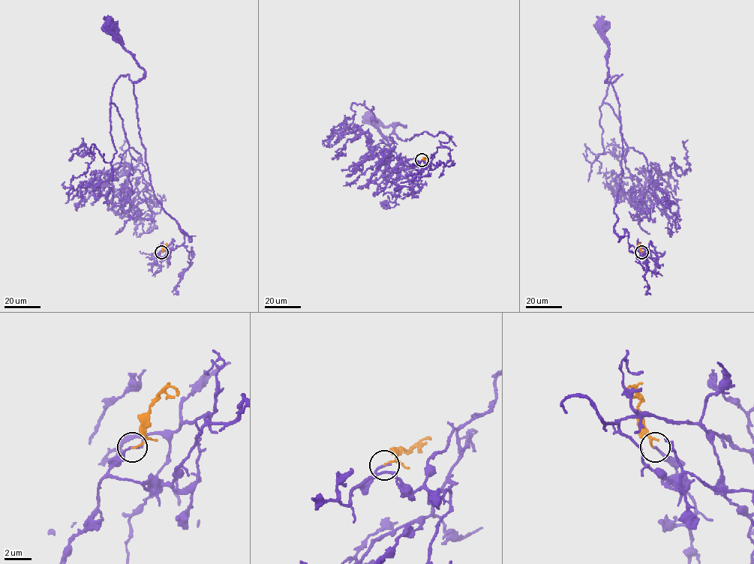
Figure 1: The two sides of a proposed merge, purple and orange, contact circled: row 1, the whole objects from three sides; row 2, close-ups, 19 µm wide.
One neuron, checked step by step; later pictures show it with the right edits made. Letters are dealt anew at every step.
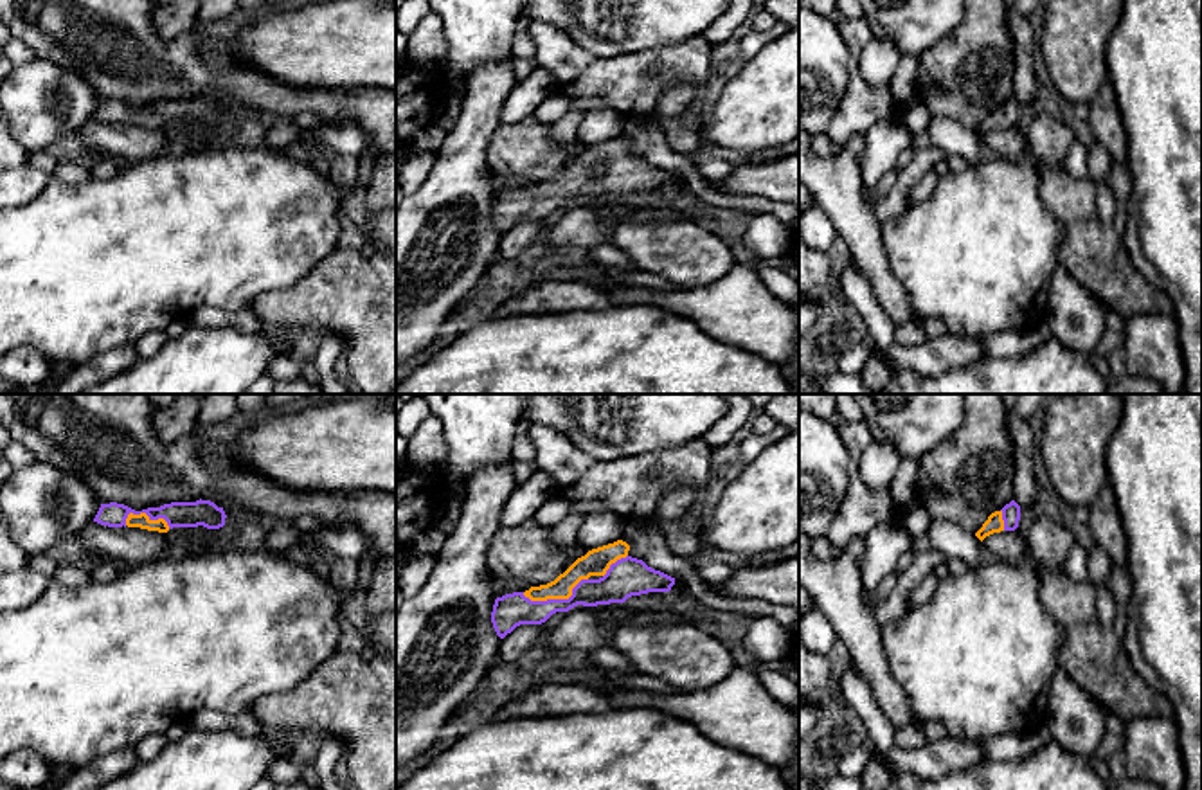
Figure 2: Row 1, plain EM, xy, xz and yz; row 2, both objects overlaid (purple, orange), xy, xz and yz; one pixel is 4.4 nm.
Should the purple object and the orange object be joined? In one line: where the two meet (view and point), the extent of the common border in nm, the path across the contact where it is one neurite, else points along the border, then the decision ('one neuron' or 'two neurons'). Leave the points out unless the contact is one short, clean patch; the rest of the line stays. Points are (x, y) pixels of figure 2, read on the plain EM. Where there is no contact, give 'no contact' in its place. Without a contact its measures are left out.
meets purple in xz at (556, 197); contact 300 nm long; one neuron

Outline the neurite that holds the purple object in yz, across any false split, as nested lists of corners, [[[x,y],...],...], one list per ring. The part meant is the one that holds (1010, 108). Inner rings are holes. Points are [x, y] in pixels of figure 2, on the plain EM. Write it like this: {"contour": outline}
{"contour": [[[1011,97],[1000,108],[995,108],[988,113],[982,124],[975,130],[975,133],[982,139],[986,133],[1000,128],[1015,128],[1020,117],[1020,103]]]}

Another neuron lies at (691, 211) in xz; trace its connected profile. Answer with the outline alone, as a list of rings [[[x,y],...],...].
[[[682,202],[675,207],[632,207],[626,212],[628,220],[691,220],[711,218],[725,225],[741,223],[752,220],[758,212],[747,212],[740,209],[723,209],[714,205],[702,205],[696,202]]]

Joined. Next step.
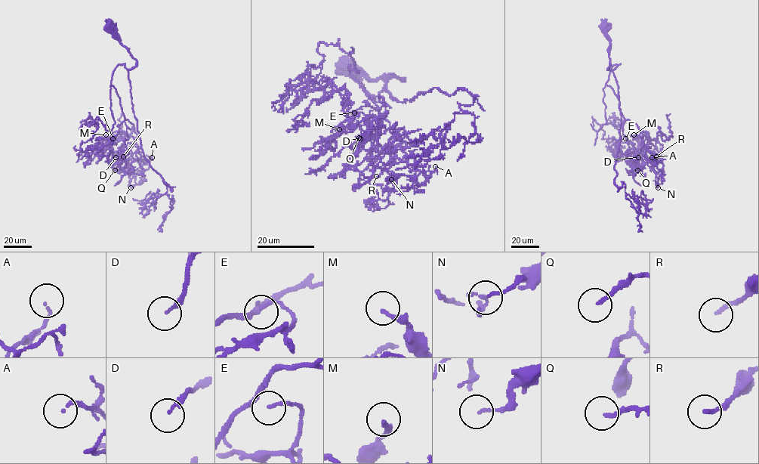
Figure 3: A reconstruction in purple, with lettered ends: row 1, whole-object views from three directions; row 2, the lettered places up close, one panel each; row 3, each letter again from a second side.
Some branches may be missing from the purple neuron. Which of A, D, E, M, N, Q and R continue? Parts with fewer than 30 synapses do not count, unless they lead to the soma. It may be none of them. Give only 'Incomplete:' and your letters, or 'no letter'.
Incomplete: D, Q, R

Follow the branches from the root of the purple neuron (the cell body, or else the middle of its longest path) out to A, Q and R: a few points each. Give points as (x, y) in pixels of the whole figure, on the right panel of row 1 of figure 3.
A: (604, 28), (609, 43), (607, 69), (621, 63), (612, 66), (606, 85), (652, 157)
Q: (604, 28), (609, 43), (607, 69), (621, 63), (612, 66), (606, 83), (624, 119), (618, 146), (637, 170)
R: (604, 28), (607, 69), (621, 63), (612, 66), (606, 85), (656, 156)

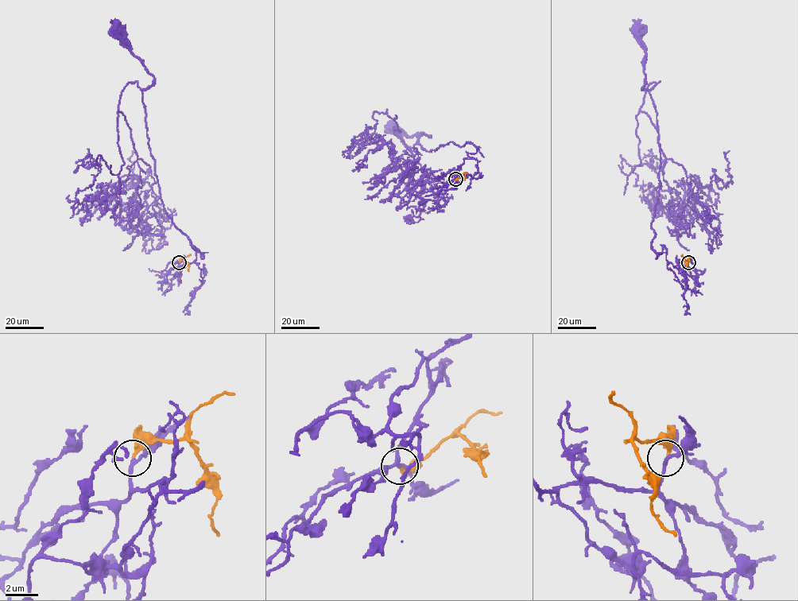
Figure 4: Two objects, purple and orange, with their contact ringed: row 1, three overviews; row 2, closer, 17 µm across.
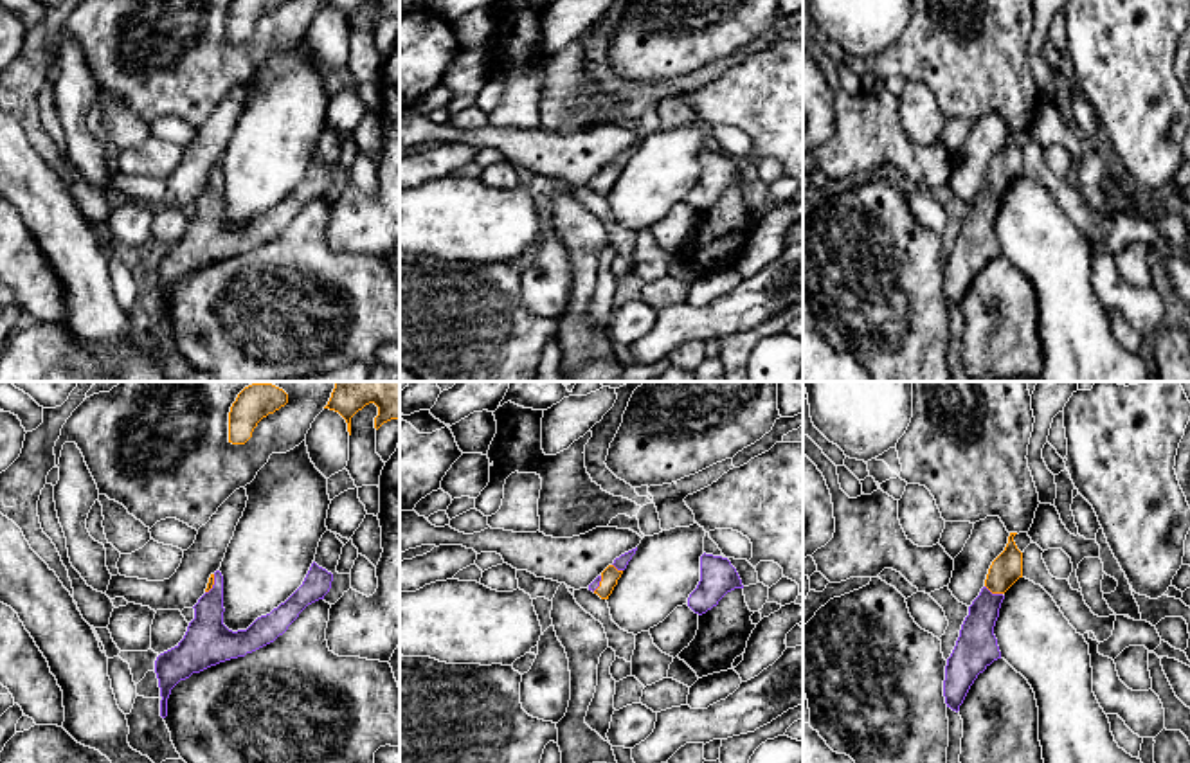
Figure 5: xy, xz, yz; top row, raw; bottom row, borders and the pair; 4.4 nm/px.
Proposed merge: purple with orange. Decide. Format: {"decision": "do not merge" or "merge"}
{"decision": "merge"}

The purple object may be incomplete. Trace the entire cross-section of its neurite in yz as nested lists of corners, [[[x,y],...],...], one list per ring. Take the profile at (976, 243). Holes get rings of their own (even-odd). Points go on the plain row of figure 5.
[[[1010,130],[1005,148],[992,158],[985,184],[969,203],[956,243],[947,256],[943,293],[947,304],[960,308],[970,283],[994,257],[1001,256],[994,223],[1005,189],[1023,175],[1023,149]]]

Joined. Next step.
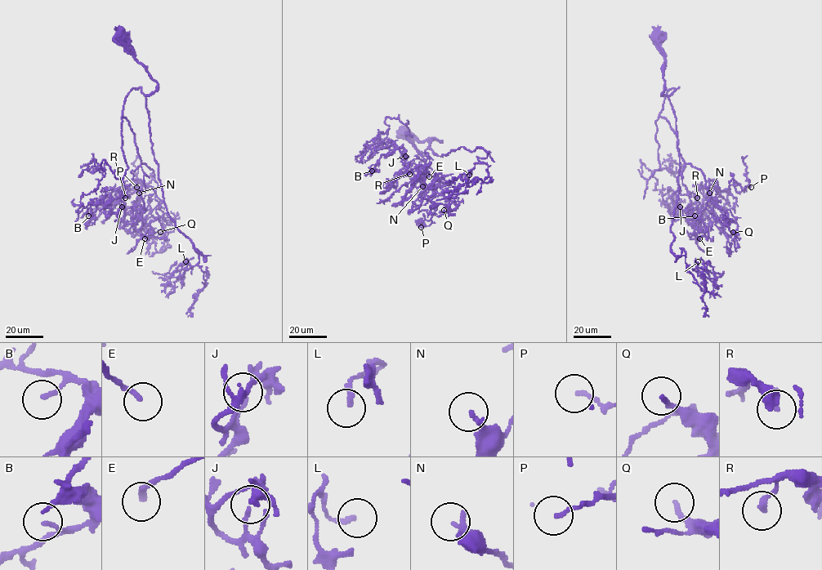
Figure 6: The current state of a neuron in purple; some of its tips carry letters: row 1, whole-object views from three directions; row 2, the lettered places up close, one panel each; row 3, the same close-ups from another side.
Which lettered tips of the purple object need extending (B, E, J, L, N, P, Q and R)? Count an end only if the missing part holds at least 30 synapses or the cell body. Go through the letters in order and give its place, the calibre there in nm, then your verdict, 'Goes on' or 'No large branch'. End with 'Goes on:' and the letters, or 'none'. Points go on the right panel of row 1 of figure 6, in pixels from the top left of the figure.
B: Place: (694, 215). Thickness 140 nm. No large branch
E: Place: (699, 238). Thickness 200 nm. No large branch
J: Place: (680, 207). Thickness 140 nm. No large branch
L: Place: (698, 261). Thickness 180 nm. No large branch
N: Place: (709, 193). Thickness 240 nm. No large branch
P: Place: (751, 187). Thickness 150 nm. No large branch
Q: Place: (733, 232). Thickness 160 nm. No large branch
R: Place: (697, 198). Thickness 170 nm. No large branch
Goes on: none

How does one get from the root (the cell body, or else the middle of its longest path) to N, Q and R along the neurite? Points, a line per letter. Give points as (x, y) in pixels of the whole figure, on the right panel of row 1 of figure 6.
N: (657, 38), (664, 60), (661, 95), (679, 87), (667, 91), (659, 116), (717, 202), (709, 193)
Q: (657, 38), (661, 95), (679, 87), (659, 116), (733, 232)
R: (657, 38), (664, 60), (661, 95), (679, 87), (667, 91), (659, 116), (676, 136), (682, 184), (697, 198)

